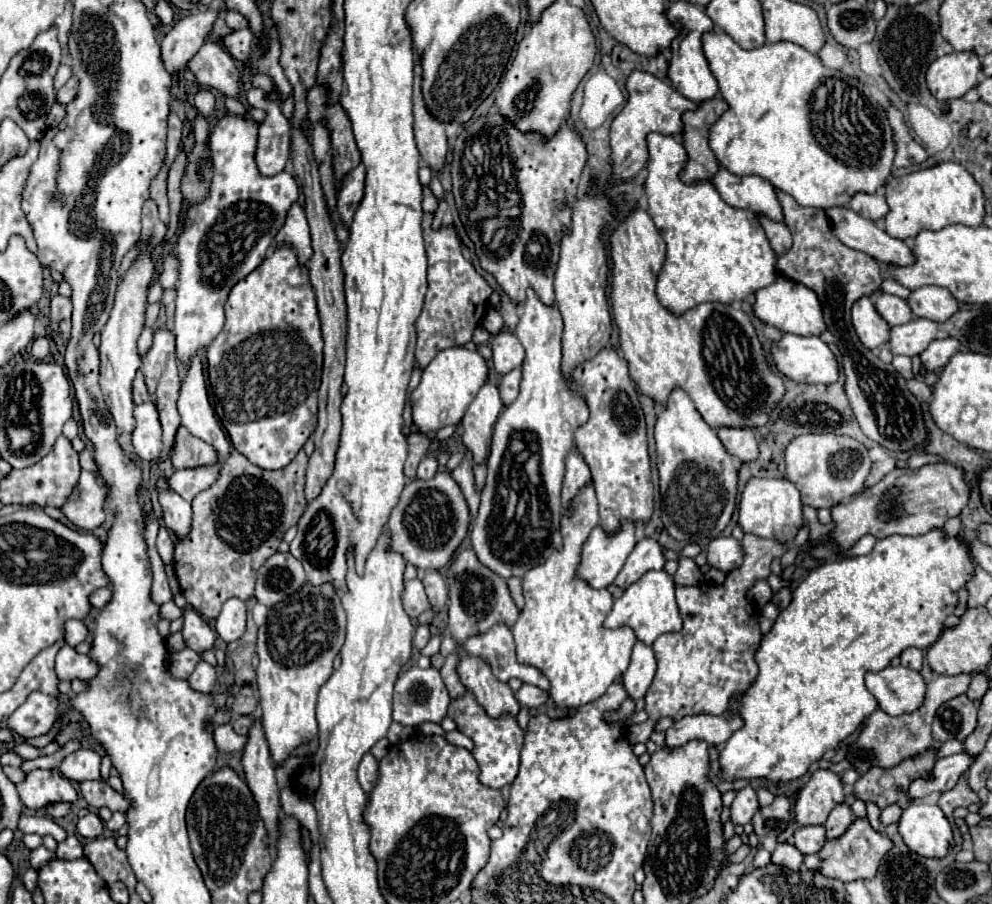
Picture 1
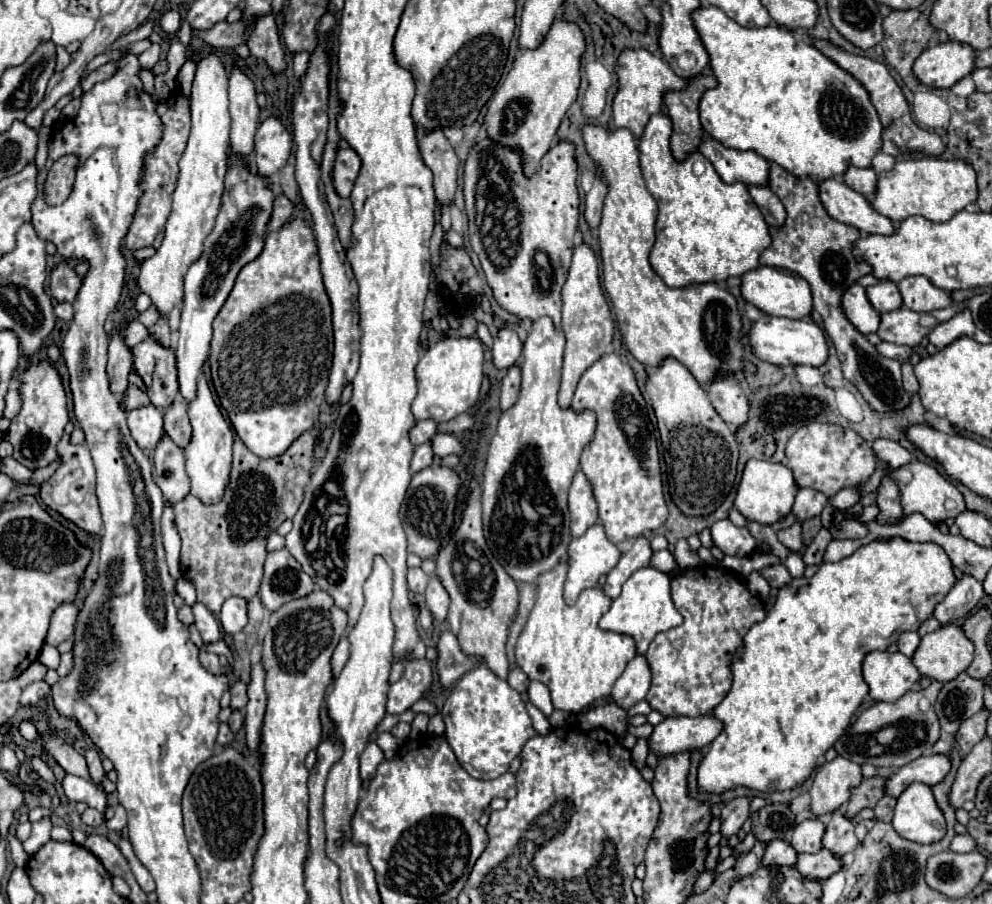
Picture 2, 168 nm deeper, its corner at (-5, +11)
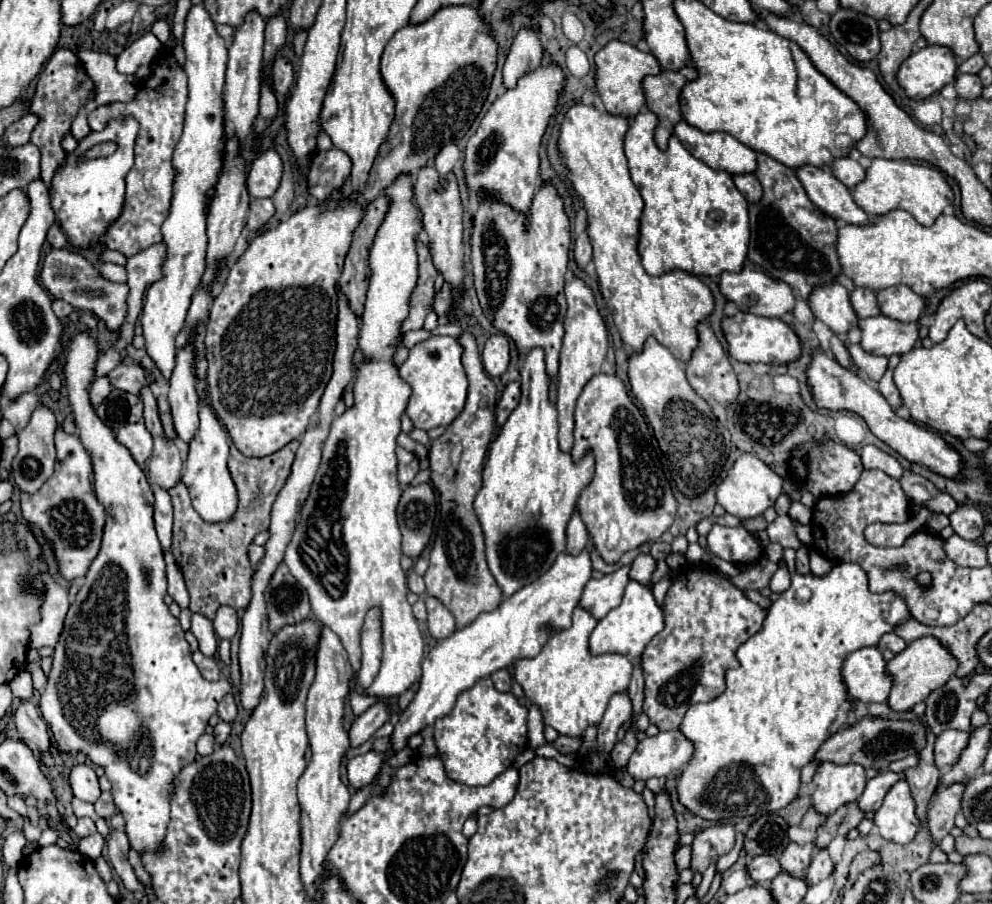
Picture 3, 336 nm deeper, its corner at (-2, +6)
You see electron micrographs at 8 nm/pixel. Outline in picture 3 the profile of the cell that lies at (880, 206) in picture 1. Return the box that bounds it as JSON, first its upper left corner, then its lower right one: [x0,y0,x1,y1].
[830,157,866,189]

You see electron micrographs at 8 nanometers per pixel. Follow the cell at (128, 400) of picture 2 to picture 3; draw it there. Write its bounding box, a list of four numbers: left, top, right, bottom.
[98,389,142,429]

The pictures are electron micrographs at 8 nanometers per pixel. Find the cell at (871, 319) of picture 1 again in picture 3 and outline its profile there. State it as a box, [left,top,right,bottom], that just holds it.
[808,283,860,337]

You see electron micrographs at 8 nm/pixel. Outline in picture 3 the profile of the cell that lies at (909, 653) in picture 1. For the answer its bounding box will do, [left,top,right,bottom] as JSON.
[878,633,908,655]

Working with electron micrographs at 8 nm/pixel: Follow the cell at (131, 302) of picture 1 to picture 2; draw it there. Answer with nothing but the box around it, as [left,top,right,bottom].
[107,332,133,396]

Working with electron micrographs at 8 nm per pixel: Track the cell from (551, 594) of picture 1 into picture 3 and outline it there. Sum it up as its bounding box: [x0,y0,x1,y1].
[514,607,632,737]

